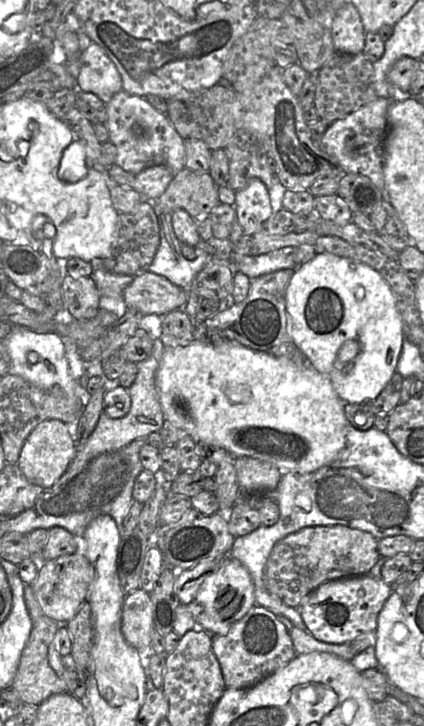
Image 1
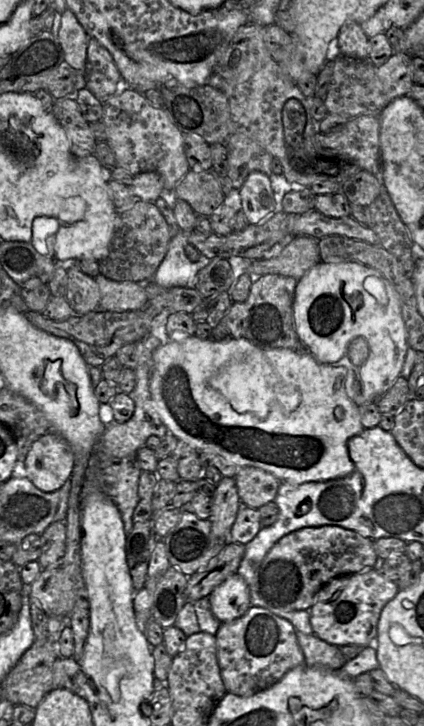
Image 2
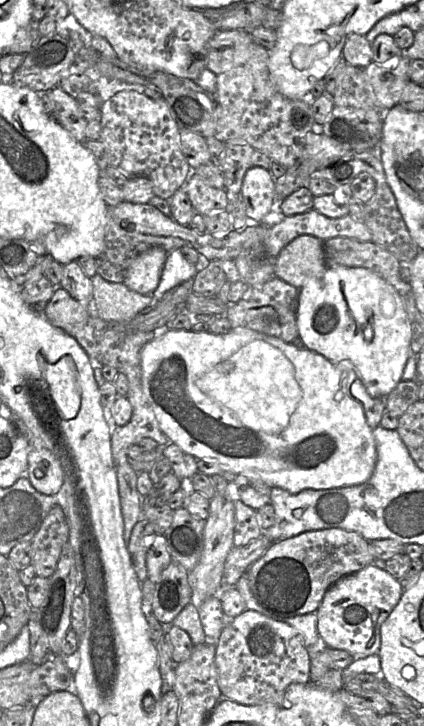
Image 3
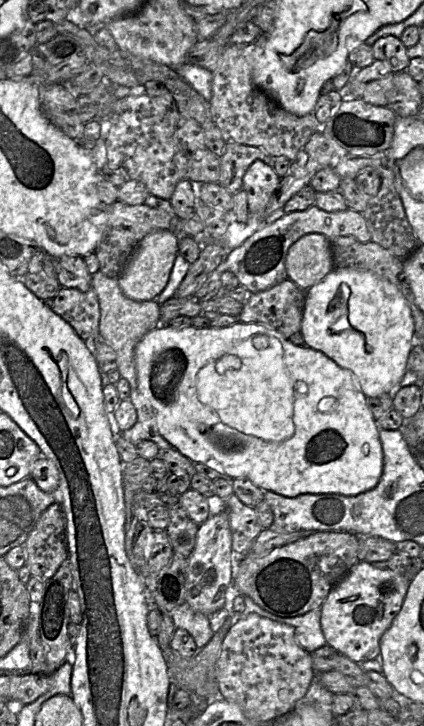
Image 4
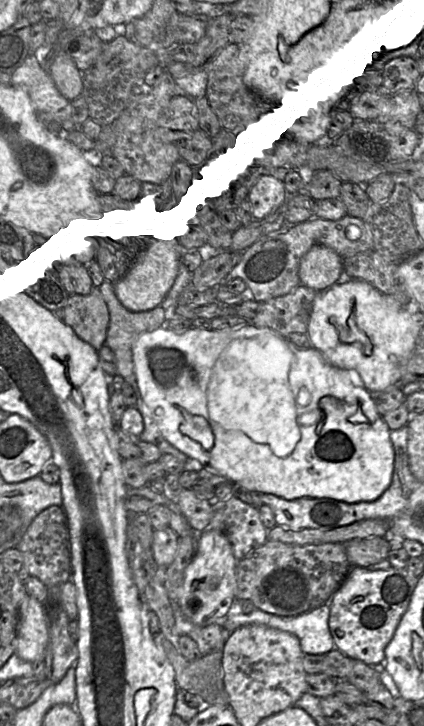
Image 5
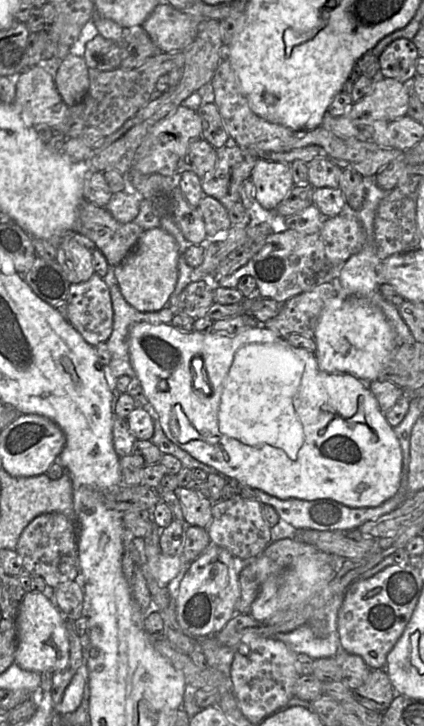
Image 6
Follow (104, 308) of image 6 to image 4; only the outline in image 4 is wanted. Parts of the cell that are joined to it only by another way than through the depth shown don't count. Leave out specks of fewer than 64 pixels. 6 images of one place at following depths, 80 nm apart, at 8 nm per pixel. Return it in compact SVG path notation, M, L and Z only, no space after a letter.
M61 287L51 301L52 310L61 316L85 341L99 339L100 307L96 292L91 287L82 292Z

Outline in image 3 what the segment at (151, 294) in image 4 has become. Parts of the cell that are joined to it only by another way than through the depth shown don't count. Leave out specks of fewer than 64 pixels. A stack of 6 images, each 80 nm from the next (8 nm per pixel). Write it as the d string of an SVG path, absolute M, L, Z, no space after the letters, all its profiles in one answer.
M159 246L139 254L127 269L123 283L140 294L152 294L159 285L168 252Z

